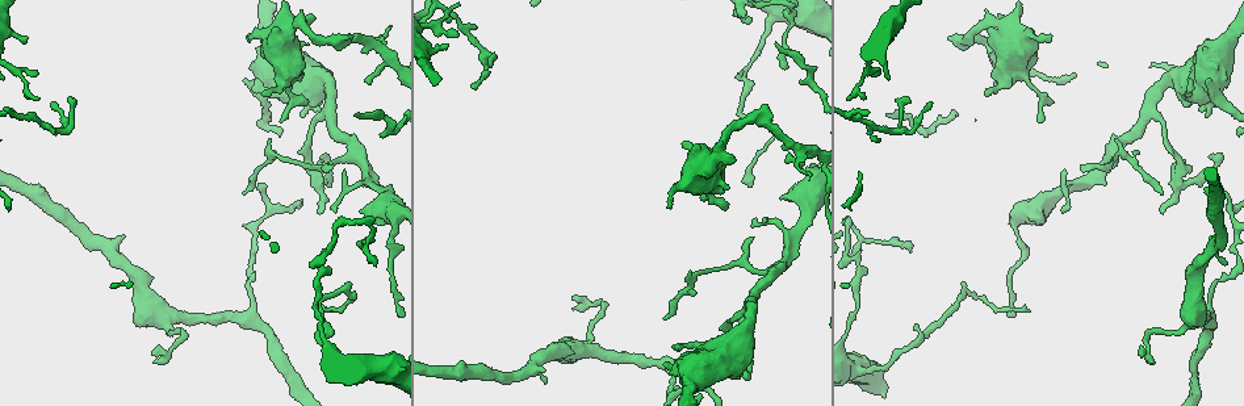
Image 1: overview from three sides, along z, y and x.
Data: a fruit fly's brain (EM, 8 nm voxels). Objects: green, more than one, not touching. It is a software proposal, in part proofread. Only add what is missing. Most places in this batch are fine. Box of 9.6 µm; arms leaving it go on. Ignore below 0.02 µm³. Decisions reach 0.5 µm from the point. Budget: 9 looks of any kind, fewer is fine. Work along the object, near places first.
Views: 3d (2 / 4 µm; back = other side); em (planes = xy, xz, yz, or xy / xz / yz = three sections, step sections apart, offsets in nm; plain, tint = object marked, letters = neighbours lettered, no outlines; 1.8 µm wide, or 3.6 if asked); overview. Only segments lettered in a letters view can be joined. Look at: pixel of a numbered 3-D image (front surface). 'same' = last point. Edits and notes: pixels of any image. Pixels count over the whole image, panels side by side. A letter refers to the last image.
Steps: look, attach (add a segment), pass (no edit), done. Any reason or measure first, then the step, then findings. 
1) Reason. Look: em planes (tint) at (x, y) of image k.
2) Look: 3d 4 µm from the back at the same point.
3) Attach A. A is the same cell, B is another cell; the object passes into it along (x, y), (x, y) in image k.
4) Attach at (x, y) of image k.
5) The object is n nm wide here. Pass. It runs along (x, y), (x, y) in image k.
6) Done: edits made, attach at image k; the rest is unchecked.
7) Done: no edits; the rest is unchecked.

Thin end. Look: em xy step 8 (letters) at (879, 75) of image 1.

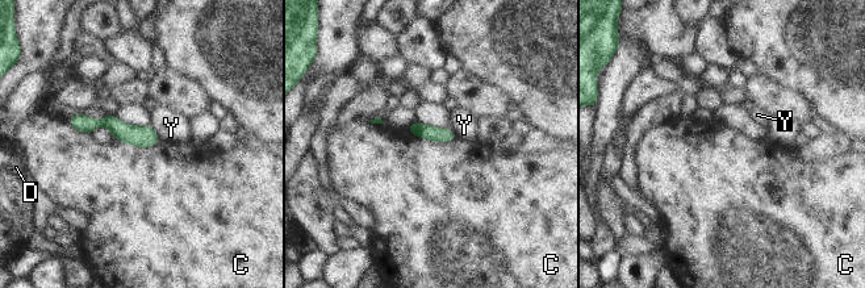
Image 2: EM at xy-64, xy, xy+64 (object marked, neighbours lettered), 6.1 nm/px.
Cut it another way. Look: em planes (letters) at the same point.

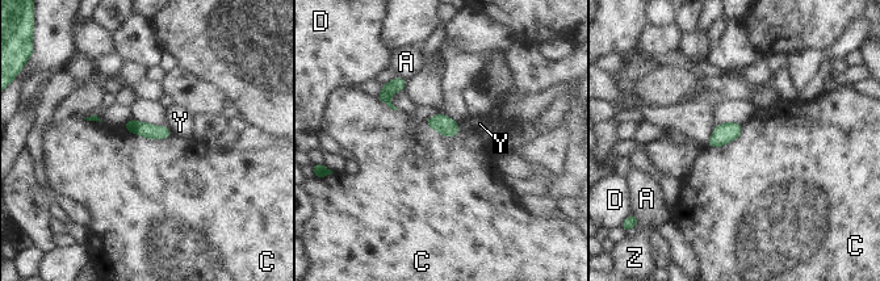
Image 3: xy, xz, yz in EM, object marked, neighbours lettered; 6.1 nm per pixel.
The object is 90 nm wide here. Pass. A, C, D, Y and Z are other cells; a border runs along (122, 125), (147, 138), (171, 135) in image 3; none of them fits.

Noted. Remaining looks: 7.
Free end. Look: em planes (letters) at (986, 94) of image 1.

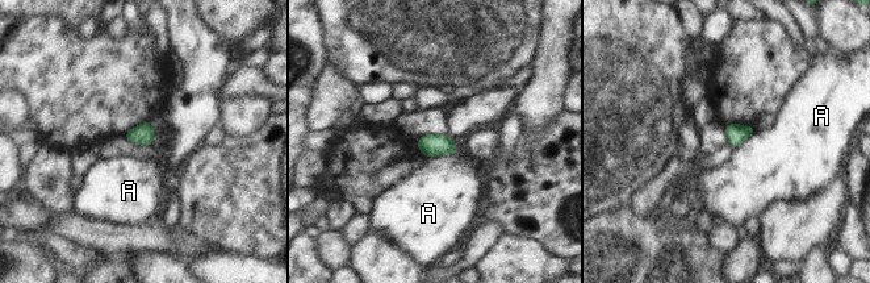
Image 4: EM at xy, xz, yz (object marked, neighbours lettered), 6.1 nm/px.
Pass. A is another cell; a border runs along (456, 145), (454, 154), (421, 152) in image 4; no lettered segment goes on from it.

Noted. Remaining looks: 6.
Tapers out. Look: em planes (plain) at (370, 84) of image 1.

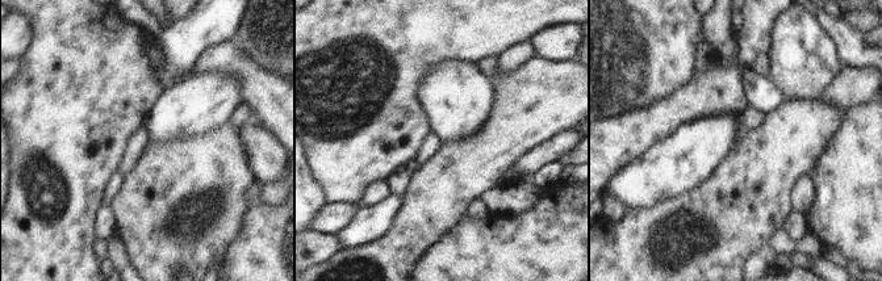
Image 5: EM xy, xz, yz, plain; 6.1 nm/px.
Look: em planes (letters) at the same point.

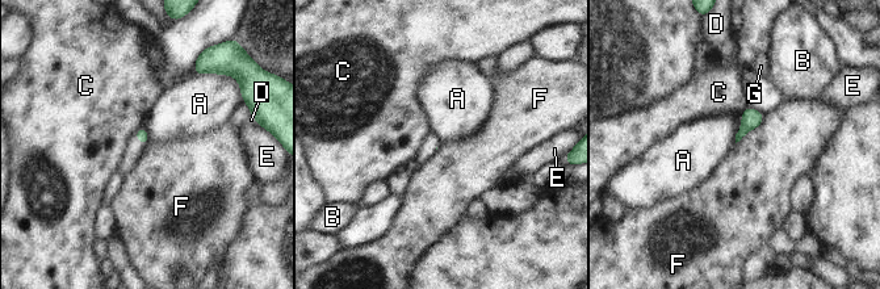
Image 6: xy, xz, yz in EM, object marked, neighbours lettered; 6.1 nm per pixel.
Pass. A, B, C, D, E, F and G are other cells; a border runs along (765, 116), (736, 143) in image 6; none of them fits.

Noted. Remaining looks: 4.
Branch stops here. Look: em planes (plain) at (267, 186) of image 1.

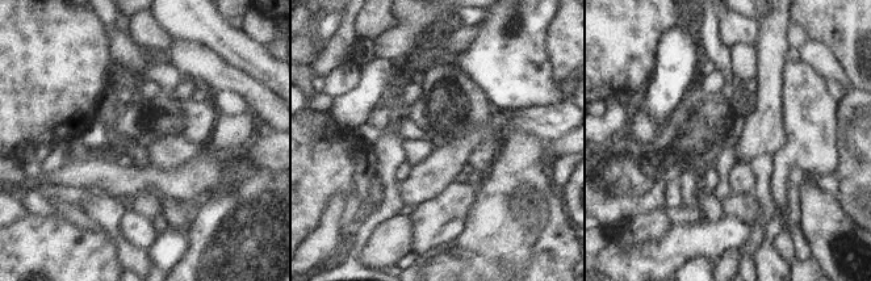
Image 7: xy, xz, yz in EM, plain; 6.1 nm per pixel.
Look: em planes (letters) at the same point.

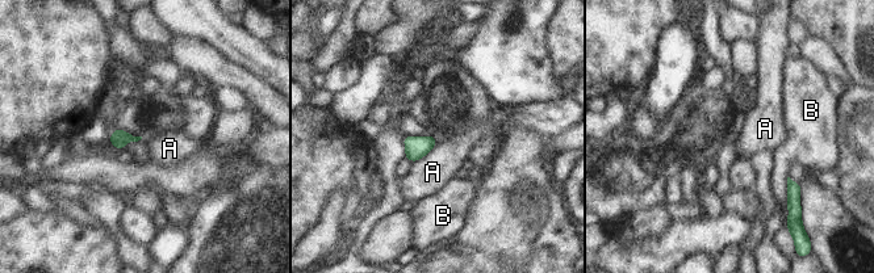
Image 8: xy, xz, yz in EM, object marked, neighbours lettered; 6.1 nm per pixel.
Pass. A and B are other cells; a border runs along (436, 138), (436, 143), (413, 163) in image 8; none of them fits.

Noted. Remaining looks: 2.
Done: no edits; the rest is unchecked.

